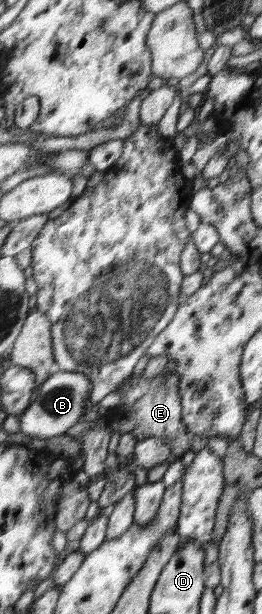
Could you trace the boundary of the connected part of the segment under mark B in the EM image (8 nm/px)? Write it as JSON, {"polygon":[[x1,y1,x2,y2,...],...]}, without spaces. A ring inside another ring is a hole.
{"polygon":[[65,370,55,372,42,383,39,395,20,416,19,429,21,433,43,439,63,435,69,427,73,427,77,422,89,416,84,409,90,395,88,389,91,383,93,383,92,378,83,372]]}

